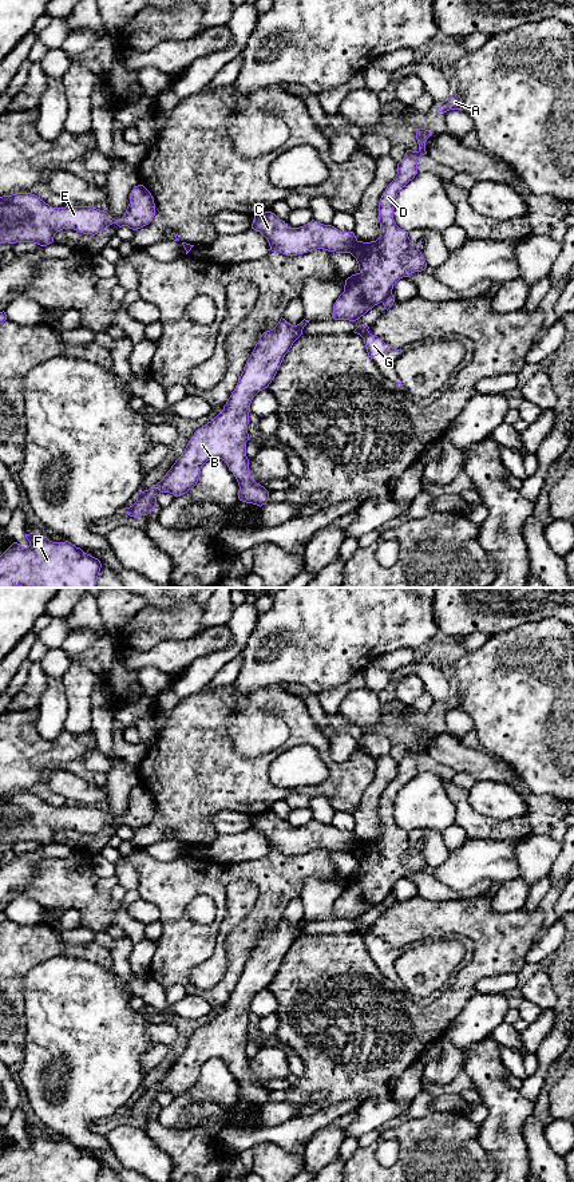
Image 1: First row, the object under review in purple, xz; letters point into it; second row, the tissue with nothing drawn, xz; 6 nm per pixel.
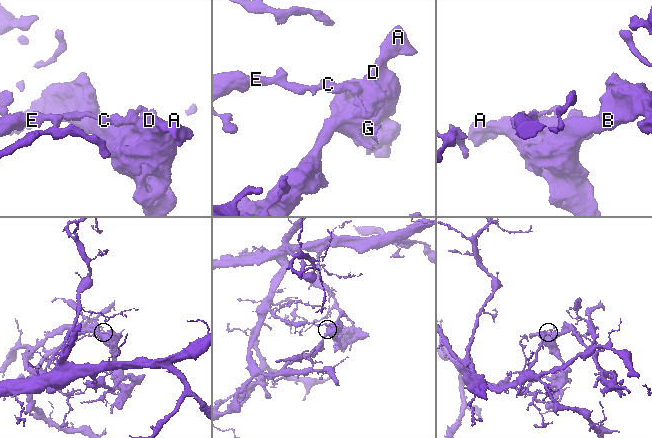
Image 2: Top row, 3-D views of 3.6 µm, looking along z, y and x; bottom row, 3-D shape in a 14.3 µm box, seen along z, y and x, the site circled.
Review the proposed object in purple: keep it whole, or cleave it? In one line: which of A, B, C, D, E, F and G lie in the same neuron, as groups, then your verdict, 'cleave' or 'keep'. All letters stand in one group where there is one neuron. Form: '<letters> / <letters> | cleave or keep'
A B D F G / C E | cleave

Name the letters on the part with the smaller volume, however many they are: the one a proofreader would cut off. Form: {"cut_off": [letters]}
{"cut_off": ["A", "B", "D", "F", "G"]}

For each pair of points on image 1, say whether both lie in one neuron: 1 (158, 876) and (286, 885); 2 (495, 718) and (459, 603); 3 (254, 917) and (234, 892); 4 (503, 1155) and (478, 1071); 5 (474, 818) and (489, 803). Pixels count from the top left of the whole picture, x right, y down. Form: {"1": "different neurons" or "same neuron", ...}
{"1": "same neuron", "2": "different neurons", "3": "different neurons", "4": "same neuron", "5": "different neurons"}

